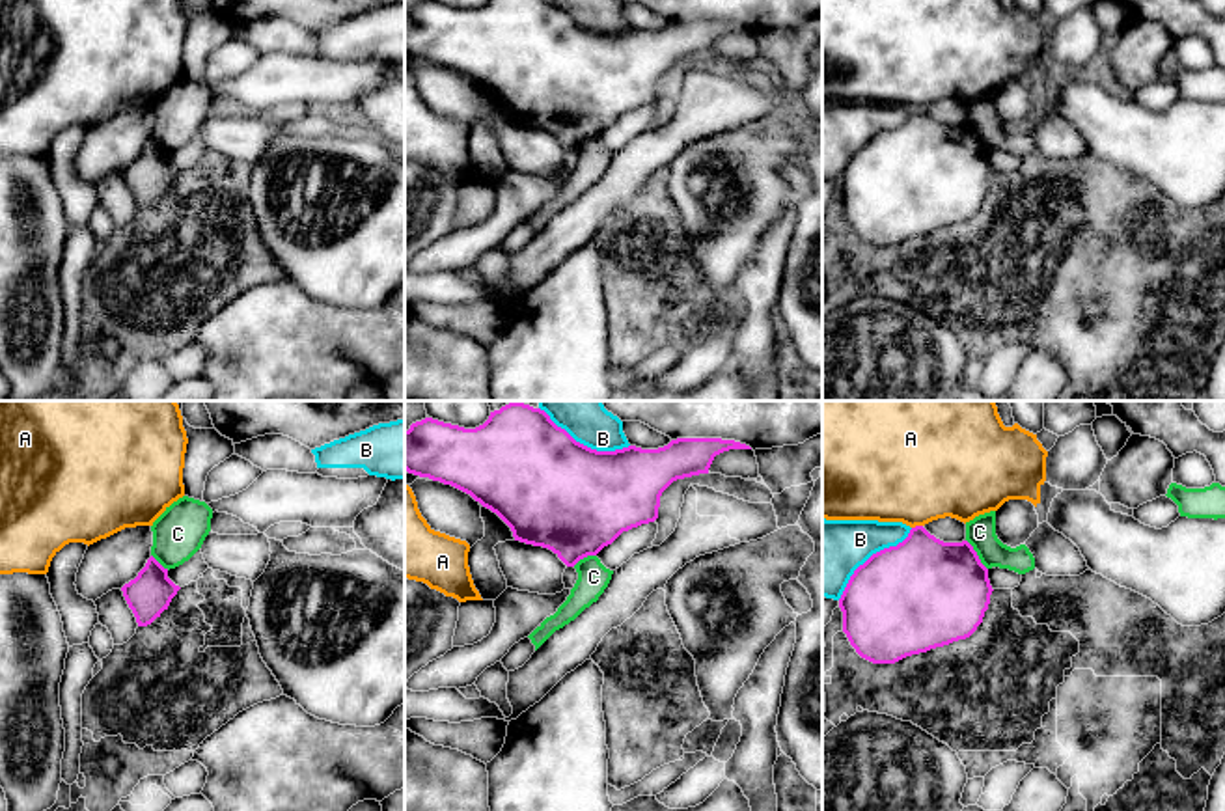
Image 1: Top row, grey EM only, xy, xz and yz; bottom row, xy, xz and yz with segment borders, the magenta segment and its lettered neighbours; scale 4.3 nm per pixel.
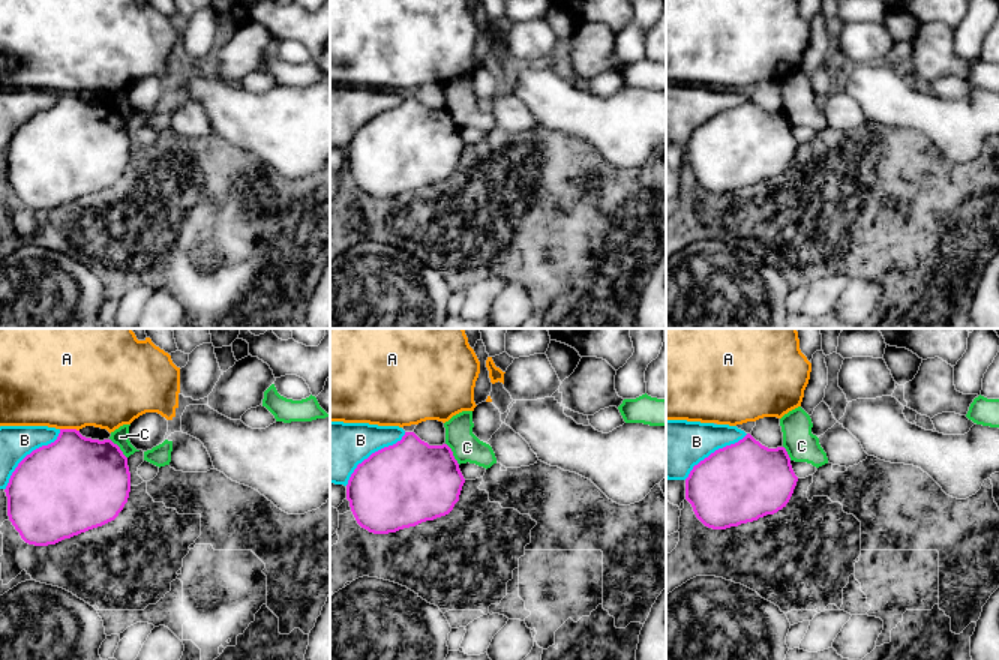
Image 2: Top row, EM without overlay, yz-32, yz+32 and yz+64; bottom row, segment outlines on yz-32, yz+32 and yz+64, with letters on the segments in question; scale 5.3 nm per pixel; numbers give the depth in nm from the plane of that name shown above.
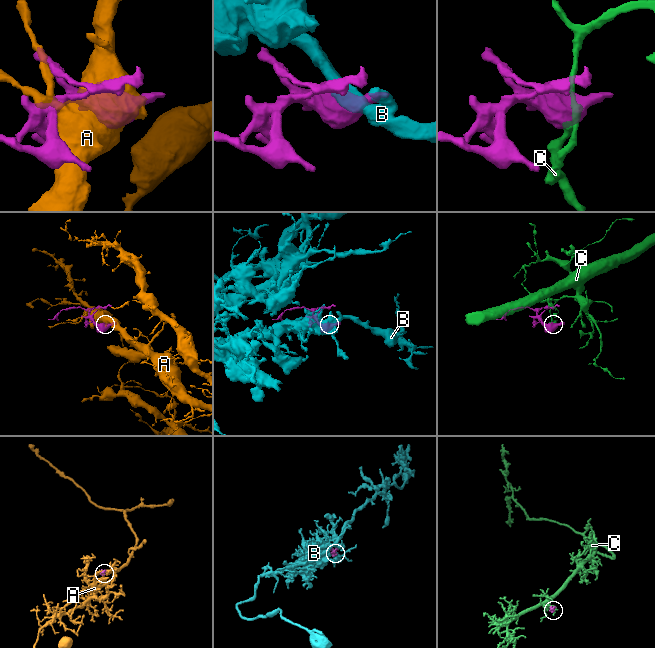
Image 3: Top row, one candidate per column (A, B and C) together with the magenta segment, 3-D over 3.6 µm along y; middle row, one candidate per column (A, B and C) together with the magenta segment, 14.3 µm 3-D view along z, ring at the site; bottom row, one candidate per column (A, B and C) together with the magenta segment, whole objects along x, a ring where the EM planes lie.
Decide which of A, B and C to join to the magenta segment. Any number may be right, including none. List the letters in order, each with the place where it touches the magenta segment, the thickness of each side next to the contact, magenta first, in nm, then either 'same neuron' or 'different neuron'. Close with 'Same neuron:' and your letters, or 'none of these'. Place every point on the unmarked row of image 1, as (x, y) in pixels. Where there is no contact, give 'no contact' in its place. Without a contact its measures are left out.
A: yz (916, 109) | 400/460 nm | different neuron
B: yz (871, 138) | 480/300 nm | different neuron
C: yz (976, 137) | 460/130 nm | different neuron
Same neuron: none of these

